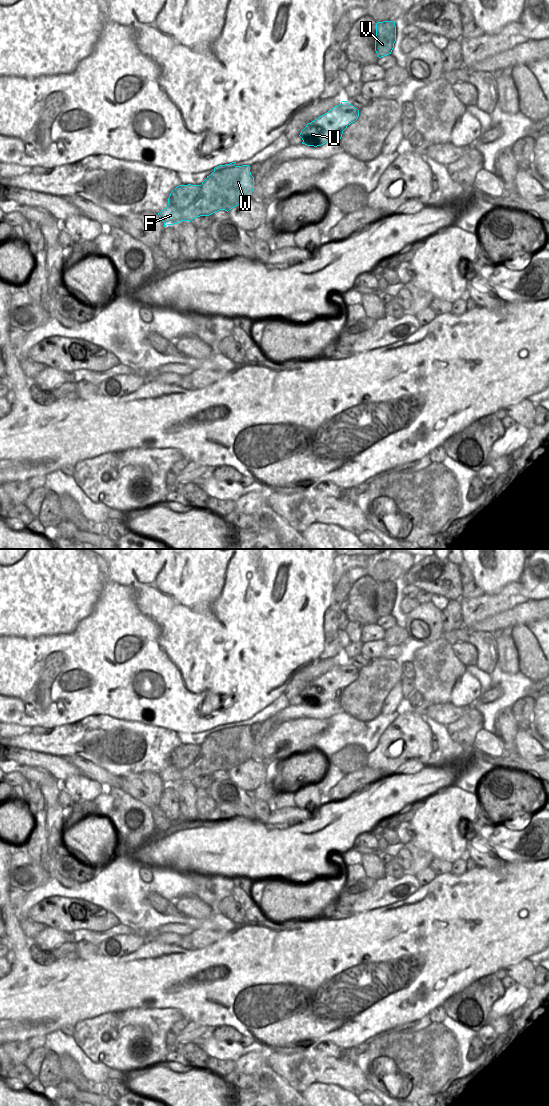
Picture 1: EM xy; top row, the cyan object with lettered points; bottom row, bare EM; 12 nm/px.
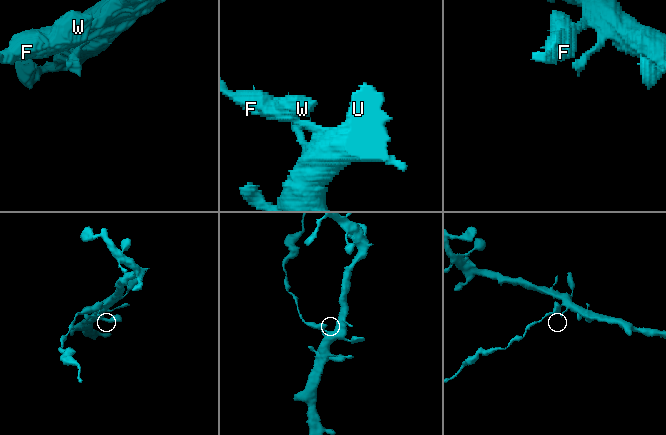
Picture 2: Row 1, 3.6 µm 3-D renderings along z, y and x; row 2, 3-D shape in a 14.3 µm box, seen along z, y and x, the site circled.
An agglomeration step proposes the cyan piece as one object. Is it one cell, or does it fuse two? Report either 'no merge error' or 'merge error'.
merge error

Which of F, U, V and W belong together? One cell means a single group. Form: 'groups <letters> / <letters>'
groups F W / U V

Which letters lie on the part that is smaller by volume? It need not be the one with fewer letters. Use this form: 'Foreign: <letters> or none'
Foreign: F, W

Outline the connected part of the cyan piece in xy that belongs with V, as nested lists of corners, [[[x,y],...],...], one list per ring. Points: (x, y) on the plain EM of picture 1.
[[[394,581],[376,583],[375,611],[379,618],[391,614],[396,601],[396,586]]]

